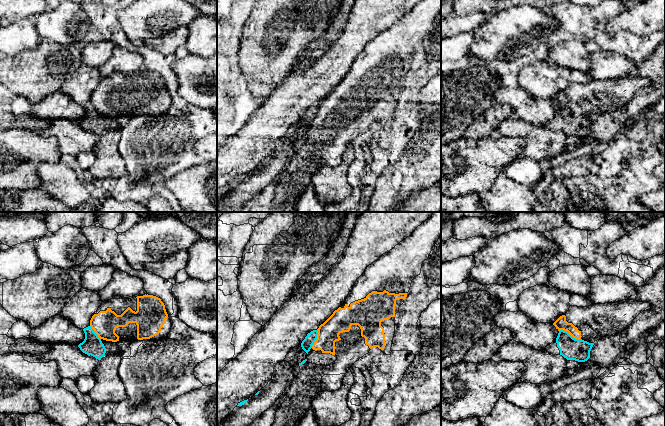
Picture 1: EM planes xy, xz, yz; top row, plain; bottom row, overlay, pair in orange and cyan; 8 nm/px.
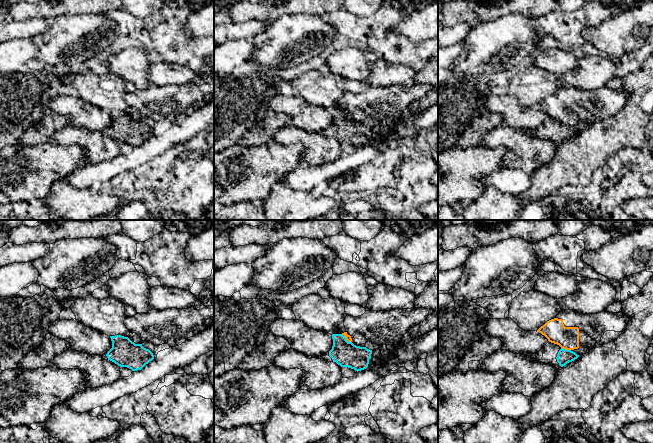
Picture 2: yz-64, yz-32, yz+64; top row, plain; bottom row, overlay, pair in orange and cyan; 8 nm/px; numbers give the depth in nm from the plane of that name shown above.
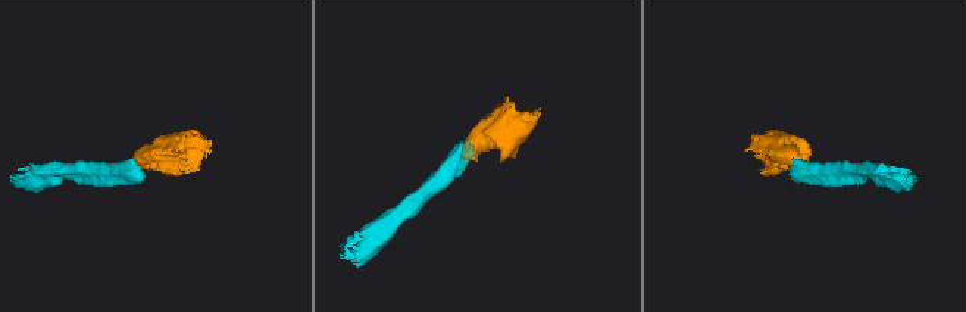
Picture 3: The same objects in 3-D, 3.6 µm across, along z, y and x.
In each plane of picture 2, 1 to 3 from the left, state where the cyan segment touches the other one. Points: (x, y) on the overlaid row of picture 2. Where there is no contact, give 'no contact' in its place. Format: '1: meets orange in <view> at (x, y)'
1: no contact
2: meets orange in yz-32 at (346, 339)
3: meets orange in yz+64 at (566, 349)

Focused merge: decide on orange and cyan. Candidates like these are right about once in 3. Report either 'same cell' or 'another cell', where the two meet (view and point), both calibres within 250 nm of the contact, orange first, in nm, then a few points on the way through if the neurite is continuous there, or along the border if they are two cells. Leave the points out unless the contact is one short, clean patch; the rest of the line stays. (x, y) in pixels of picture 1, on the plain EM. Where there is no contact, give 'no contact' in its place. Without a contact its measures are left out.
another cell; contact yz (570, 110); calibres 100 and 180 nm; border yz (559, 106), (565, 106), (573, 113), (580, 115)

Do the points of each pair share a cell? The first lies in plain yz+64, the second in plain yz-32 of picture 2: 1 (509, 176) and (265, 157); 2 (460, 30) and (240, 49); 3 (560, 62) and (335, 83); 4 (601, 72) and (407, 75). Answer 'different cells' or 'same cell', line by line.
1: different cells
2: different cells
3: different cells
4: same cell

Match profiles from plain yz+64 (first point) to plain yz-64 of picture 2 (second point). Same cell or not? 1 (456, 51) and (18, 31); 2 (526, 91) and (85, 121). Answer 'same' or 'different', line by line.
1: different
2: different

